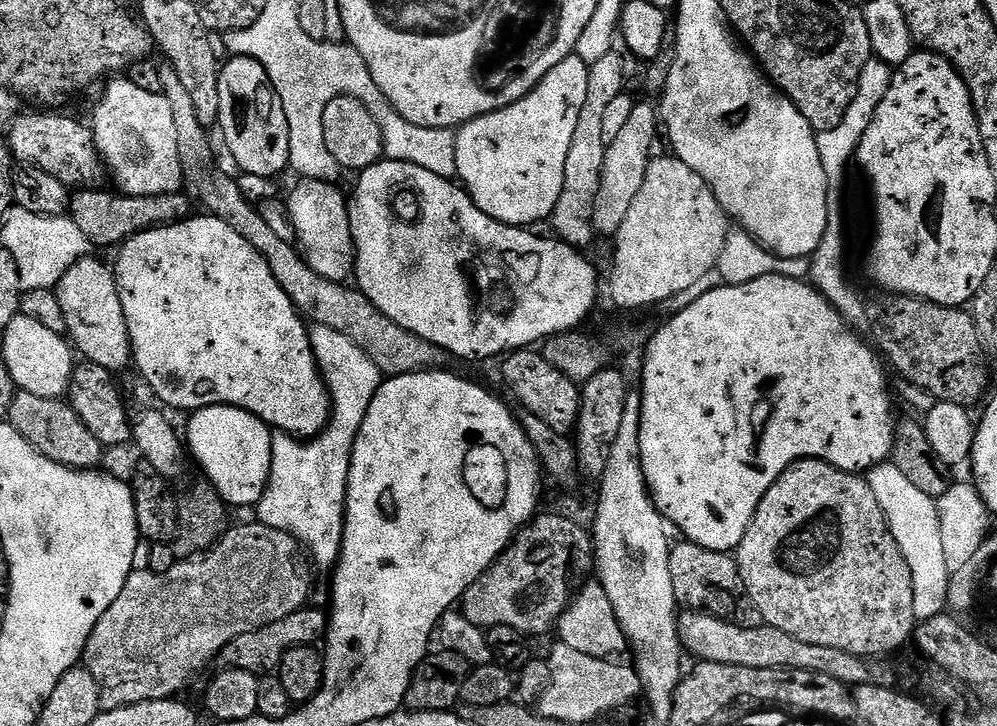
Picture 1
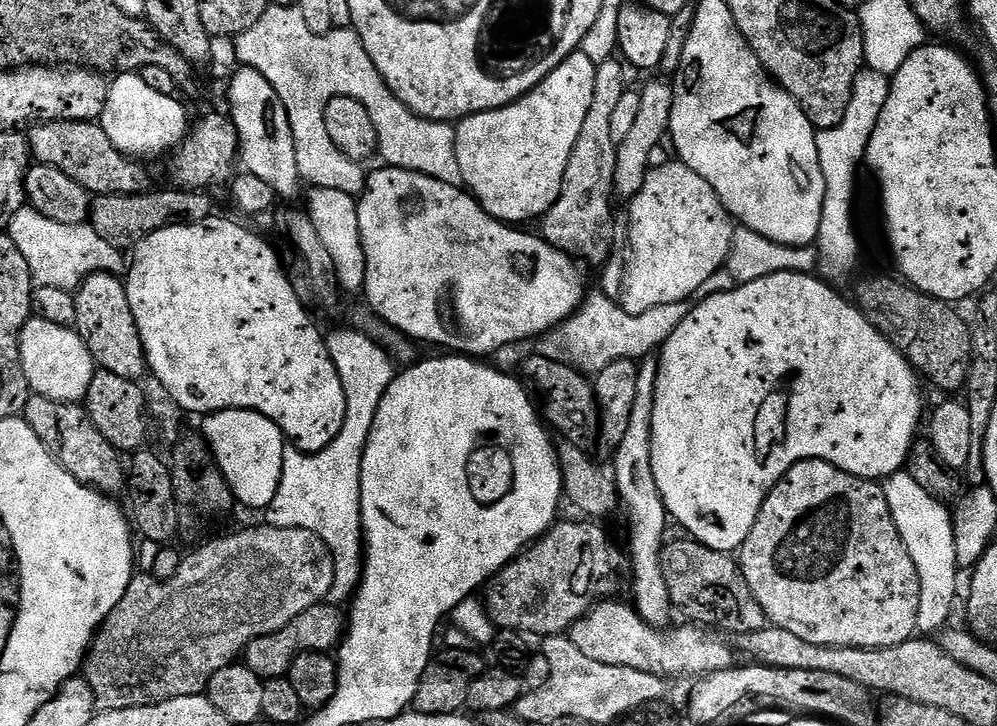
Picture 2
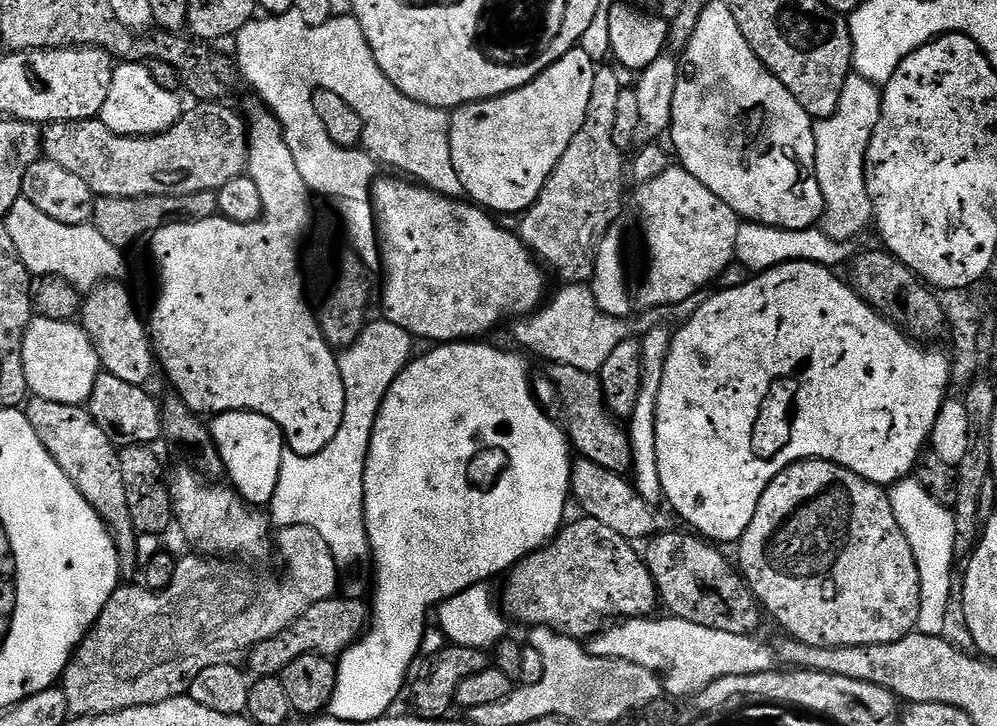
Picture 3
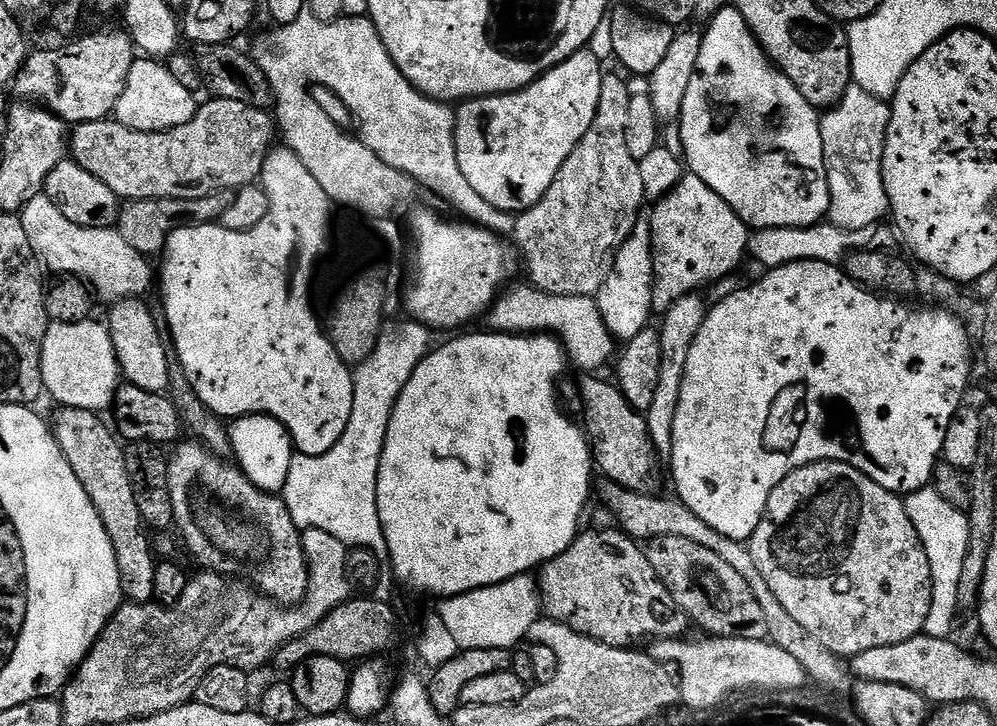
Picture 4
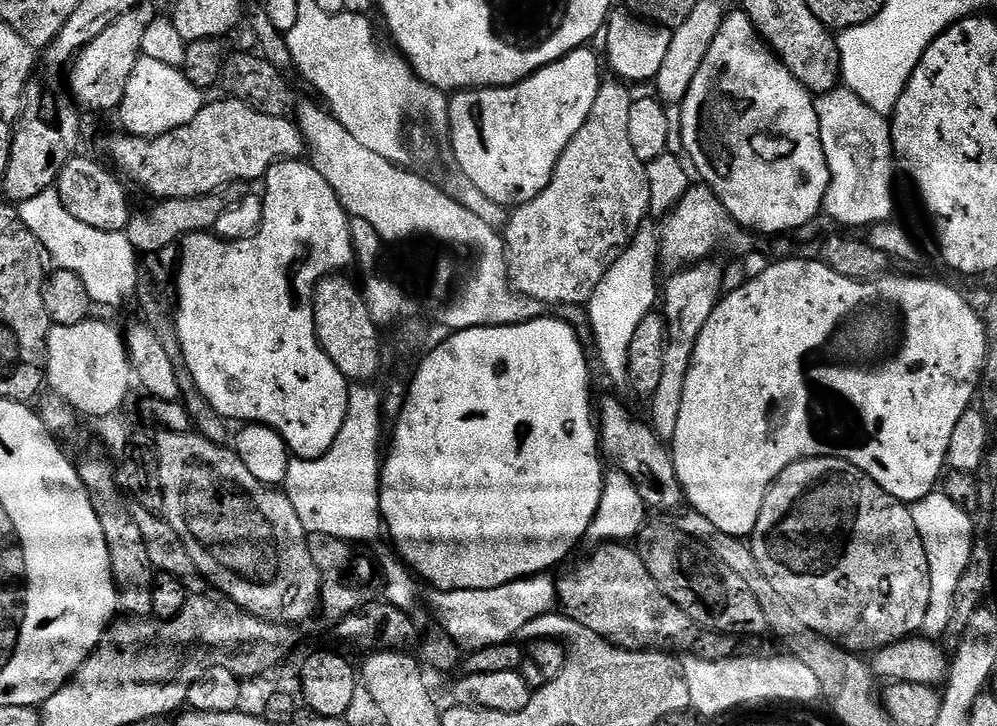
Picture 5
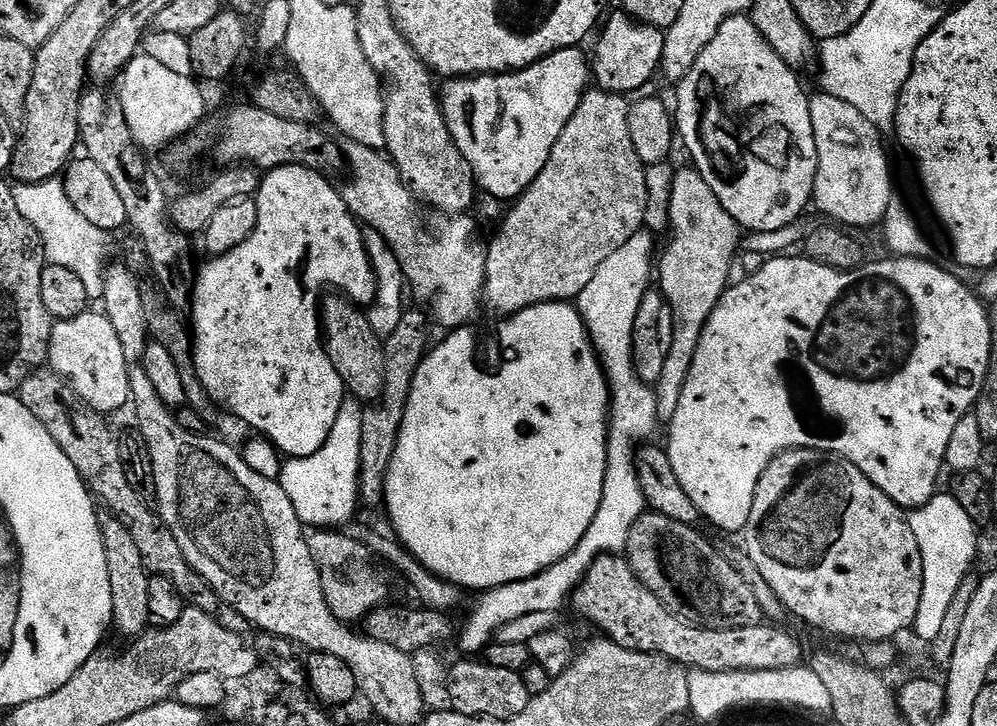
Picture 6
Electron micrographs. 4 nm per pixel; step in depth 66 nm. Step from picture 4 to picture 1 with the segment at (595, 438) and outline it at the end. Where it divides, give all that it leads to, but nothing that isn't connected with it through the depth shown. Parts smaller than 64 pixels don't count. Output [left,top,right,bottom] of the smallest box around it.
[503,348,581,435]

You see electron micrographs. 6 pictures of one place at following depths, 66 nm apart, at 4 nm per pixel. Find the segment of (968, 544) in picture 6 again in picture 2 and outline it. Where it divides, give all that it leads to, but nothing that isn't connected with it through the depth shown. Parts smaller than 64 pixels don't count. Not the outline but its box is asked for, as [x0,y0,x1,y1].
[882,470,958,634]

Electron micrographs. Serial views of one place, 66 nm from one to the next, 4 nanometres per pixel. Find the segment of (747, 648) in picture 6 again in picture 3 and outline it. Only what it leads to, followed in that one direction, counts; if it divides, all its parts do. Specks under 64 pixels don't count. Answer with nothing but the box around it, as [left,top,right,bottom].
[502,519,658,641]

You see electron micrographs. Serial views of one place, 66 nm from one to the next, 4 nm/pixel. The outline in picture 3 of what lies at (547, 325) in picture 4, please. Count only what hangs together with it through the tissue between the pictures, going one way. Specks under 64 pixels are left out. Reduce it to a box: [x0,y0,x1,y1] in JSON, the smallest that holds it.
[511,283,626,373]

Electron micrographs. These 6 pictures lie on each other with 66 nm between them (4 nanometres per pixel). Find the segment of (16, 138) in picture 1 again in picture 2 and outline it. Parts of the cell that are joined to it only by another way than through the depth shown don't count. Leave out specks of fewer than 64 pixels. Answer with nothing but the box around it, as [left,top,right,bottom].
[27,120,145,196]

